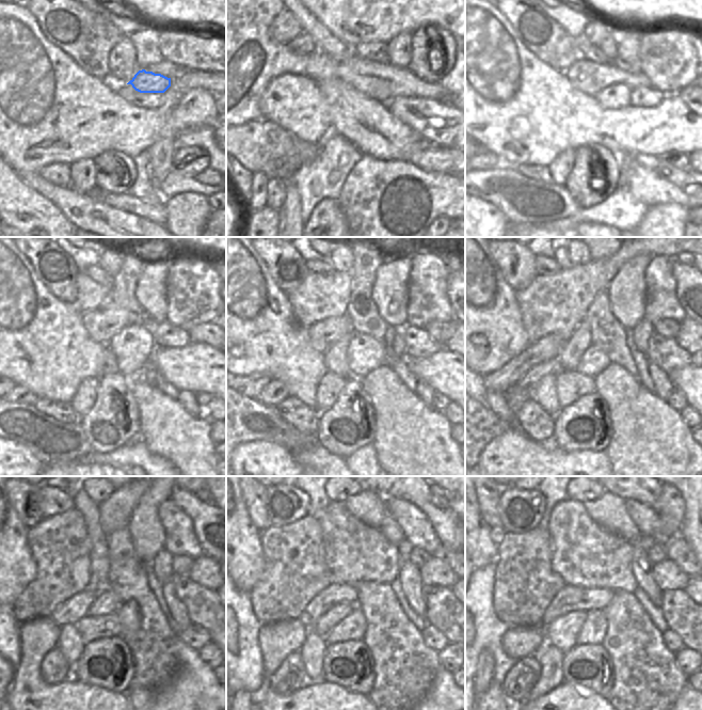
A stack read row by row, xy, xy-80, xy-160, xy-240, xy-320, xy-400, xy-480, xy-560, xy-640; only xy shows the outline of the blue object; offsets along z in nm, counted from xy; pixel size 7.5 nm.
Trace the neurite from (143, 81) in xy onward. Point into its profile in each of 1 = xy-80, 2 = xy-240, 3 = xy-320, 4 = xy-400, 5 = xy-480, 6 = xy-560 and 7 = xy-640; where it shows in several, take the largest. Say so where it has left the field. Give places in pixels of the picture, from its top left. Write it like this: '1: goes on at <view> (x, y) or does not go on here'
1: goes on at xy-80 (375, 84)
2: goes on at xy-240 (132, 347)
3: goes on at xy-320 (365, 353)
4: goes on at xy-400 (593, 361)
5: goes on at xy-480 (107, 602)
6: goes on at xy-560 (326, 621)
7: goes on at xy-640 (561, 633)

